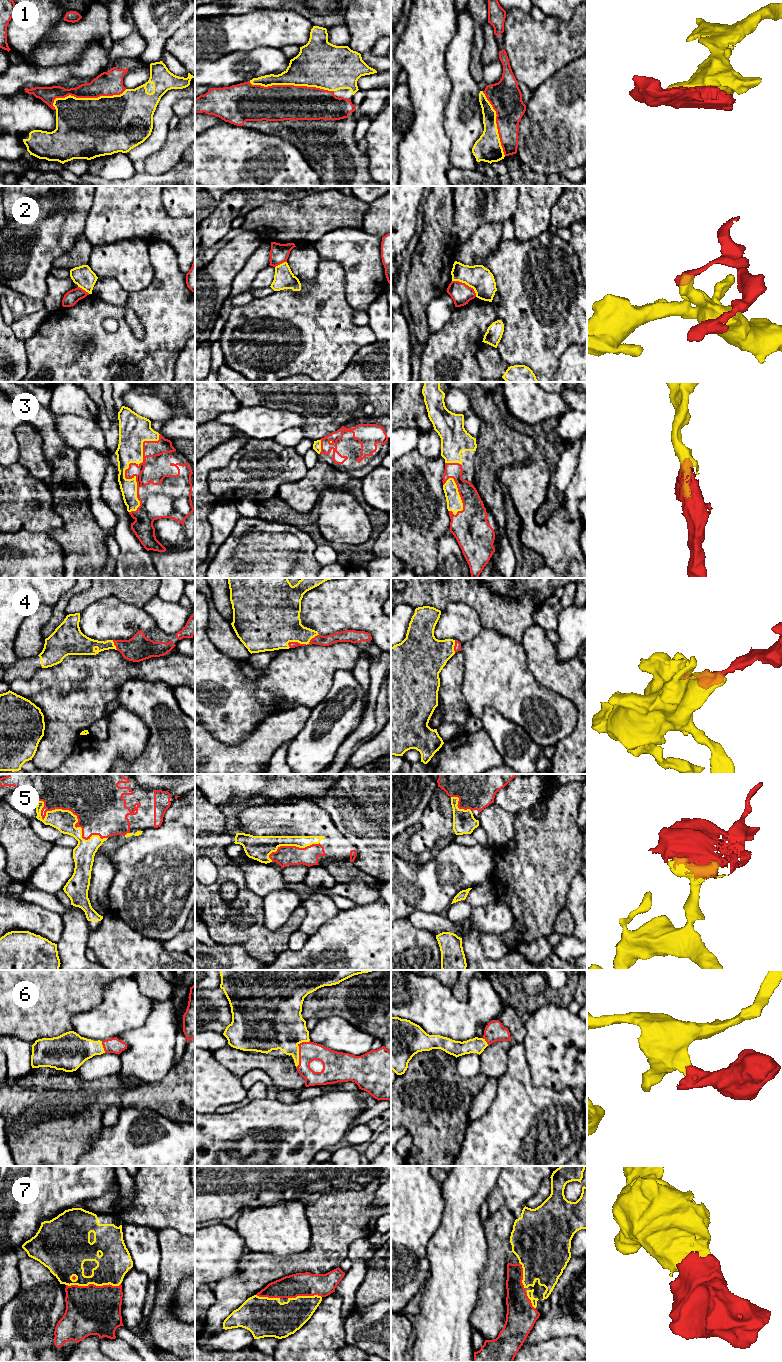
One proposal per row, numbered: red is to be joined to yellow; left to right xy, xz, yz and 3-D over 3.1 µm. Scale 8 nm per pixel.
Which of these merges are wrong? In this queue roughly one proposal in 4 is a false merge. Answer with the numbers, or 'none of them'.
2

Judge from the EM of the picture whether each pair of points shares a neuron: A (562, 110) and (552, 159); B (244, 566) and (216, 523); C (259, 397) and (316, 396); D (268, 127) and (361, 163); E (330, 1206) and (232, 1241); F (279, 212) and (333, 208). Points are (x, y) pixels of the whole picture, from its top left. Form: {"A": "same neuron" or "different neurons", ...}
{"A": "same neuron", "B": "different neurons", "C": "same neuron", "D": "same neuron", "E": "different neurons", "F": "same neuron"}

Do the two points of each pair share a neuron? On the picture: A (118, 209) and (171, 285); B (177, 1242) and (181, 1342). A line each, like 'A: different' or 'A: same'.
A: different
B: same

